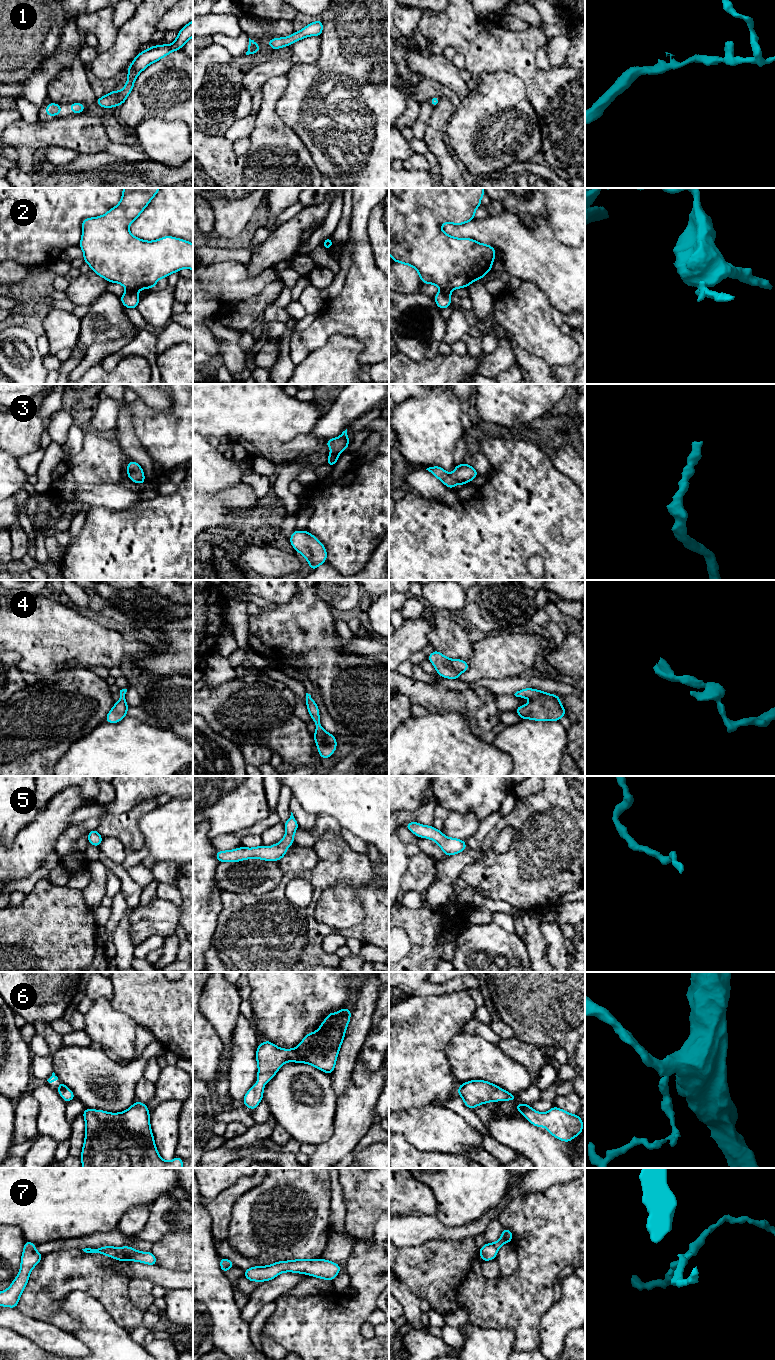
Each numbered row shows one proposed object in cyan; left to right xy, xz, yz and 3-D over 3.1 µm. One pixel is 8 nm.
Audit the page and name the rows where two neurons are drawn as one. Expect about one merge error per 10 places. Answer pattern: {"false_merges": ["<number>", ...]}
{"false_merges": ["2"]}

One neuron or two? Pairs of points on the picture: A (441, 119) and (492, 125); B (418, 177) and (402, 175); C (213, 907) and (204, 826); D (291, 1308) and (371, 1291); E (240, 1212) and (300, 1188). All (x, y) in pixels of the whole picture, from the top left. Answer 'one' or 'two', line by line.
A: two
B: one
C: one
D: one
E: one

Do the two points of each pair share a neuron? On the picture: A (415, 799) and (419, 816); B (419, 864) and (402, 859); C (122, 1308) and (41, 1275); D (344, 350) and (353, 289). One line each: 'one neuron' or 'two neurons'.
A: two neurons
B: two neurons
C: one neuron
D: two neurons

